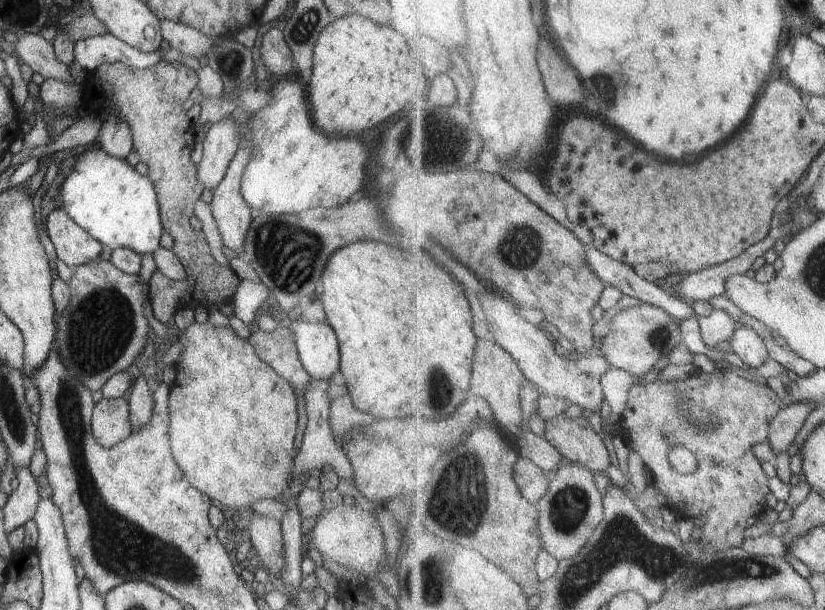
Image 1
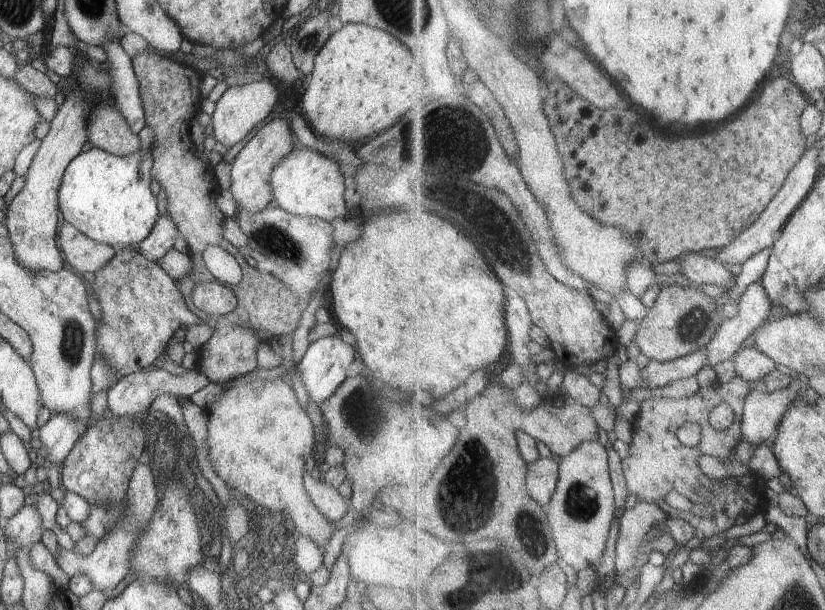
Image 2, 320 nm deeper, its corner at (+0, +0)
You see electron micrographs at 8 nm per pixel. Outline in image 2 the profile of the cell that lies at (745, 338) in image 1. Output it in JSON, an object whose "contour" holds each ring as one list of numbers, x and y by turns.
{"contour":[[755,346,740,349,733,363,737,374,747,381,760,381,777,368,776,362]]}

